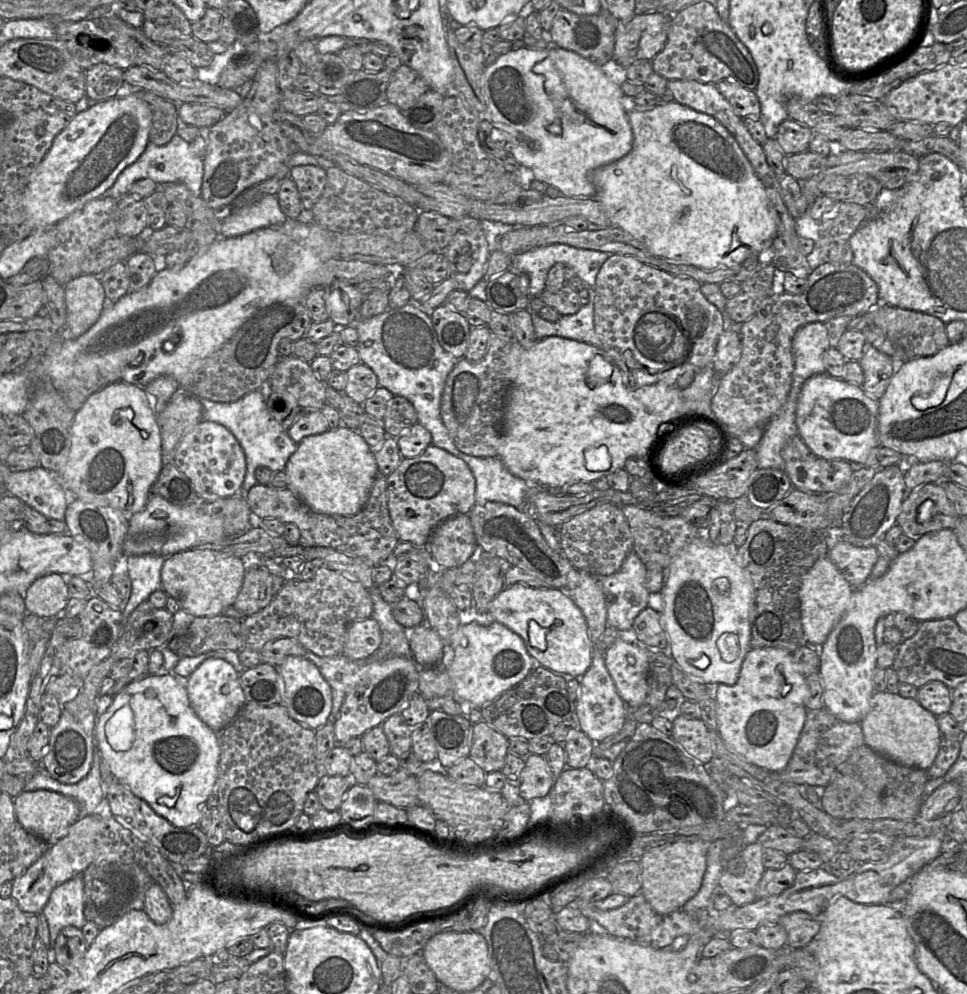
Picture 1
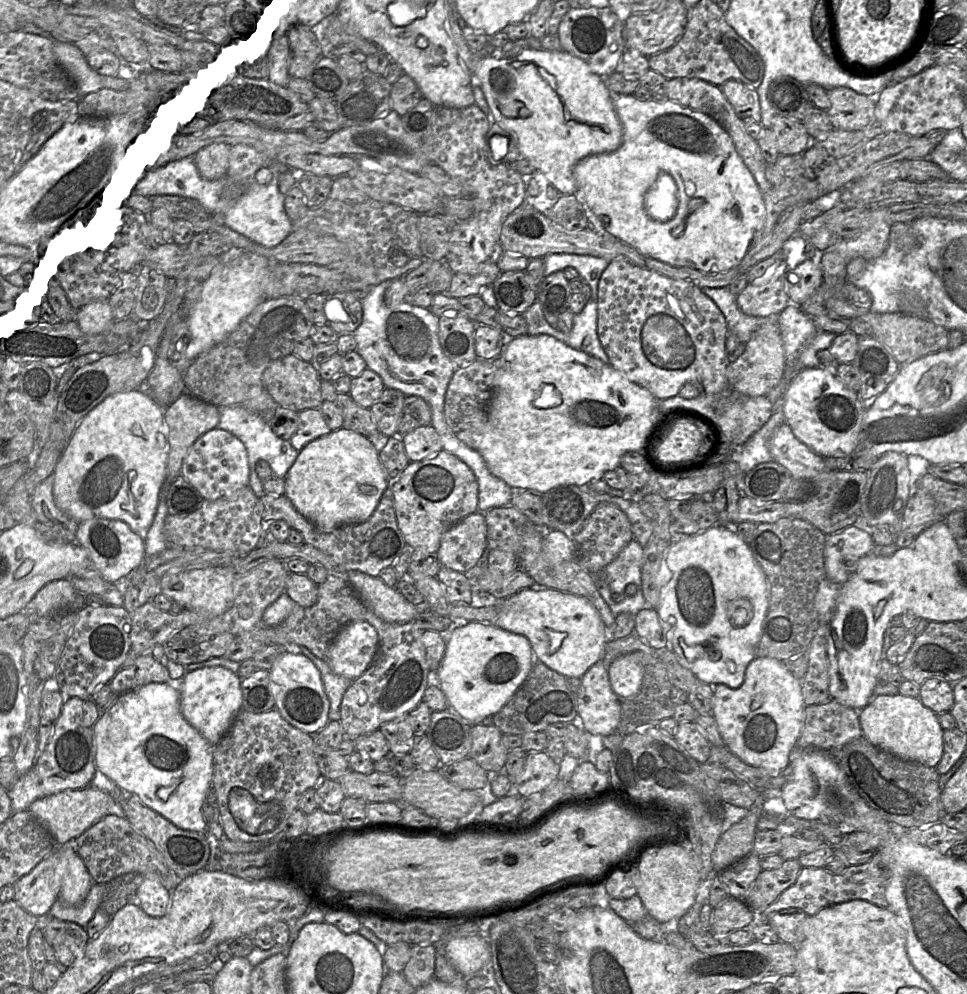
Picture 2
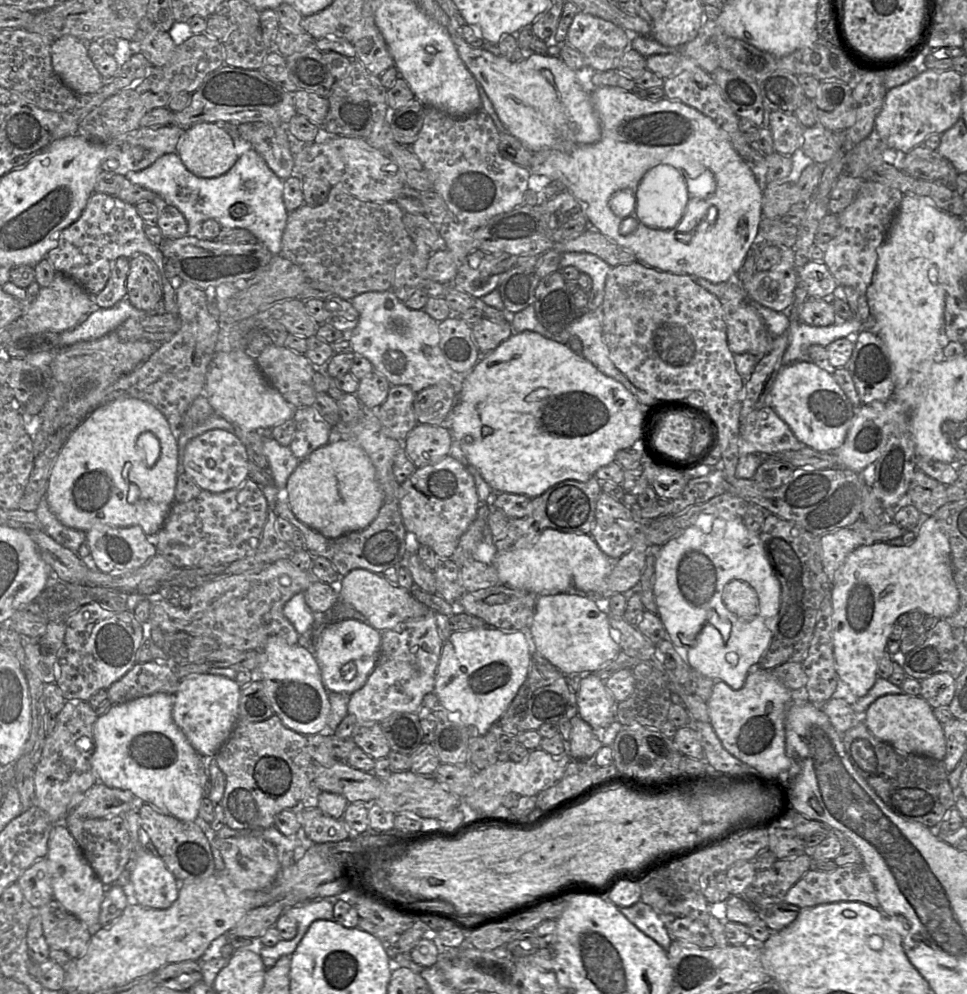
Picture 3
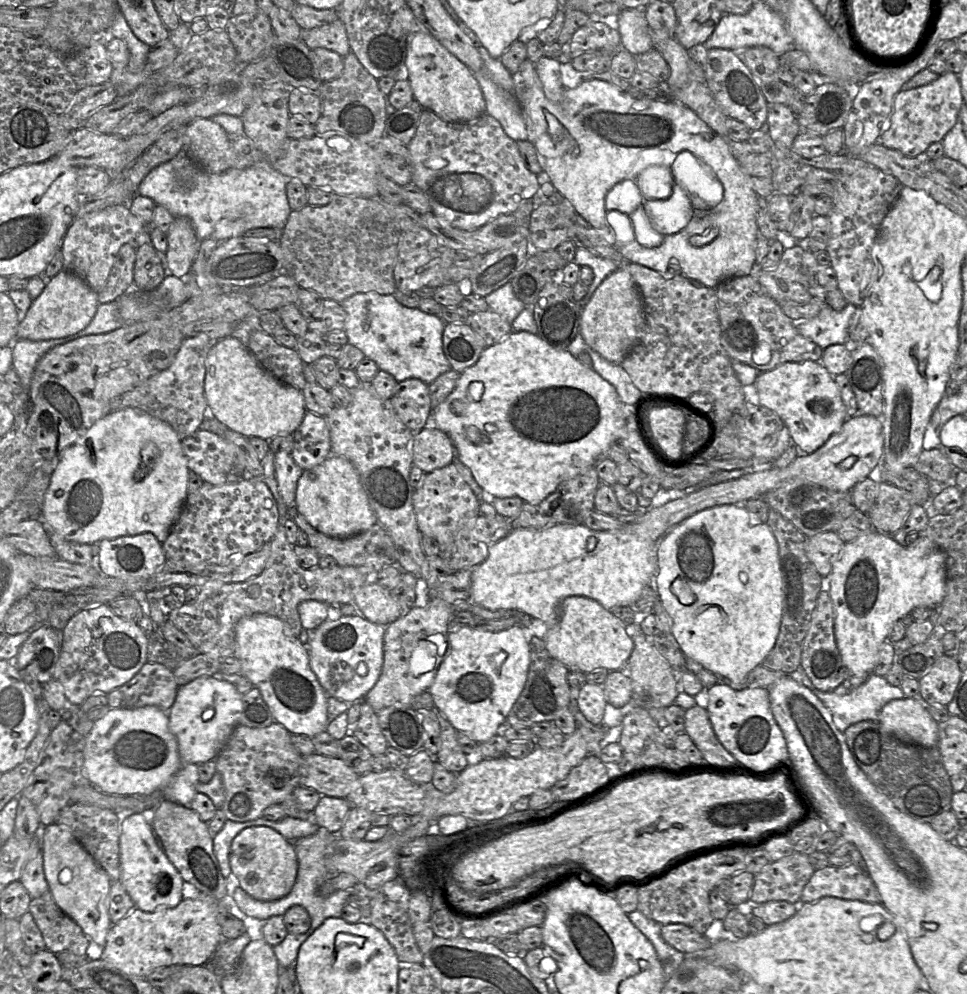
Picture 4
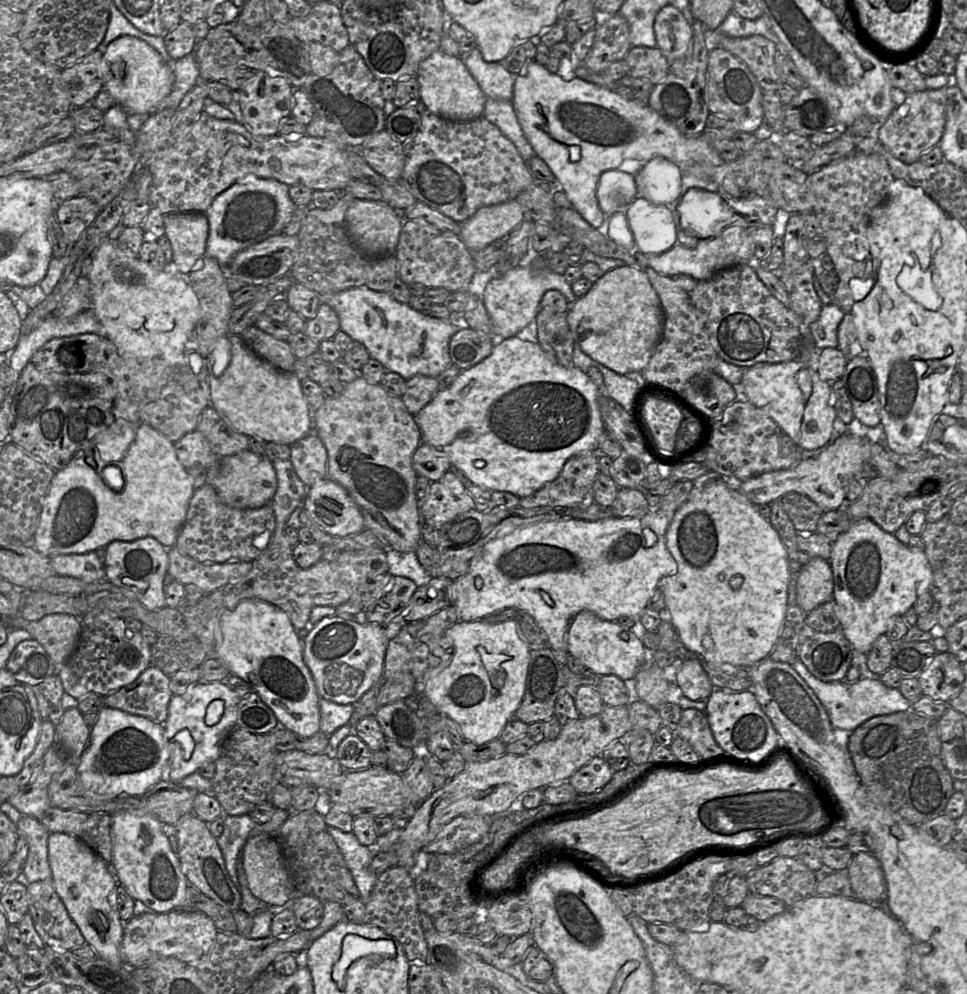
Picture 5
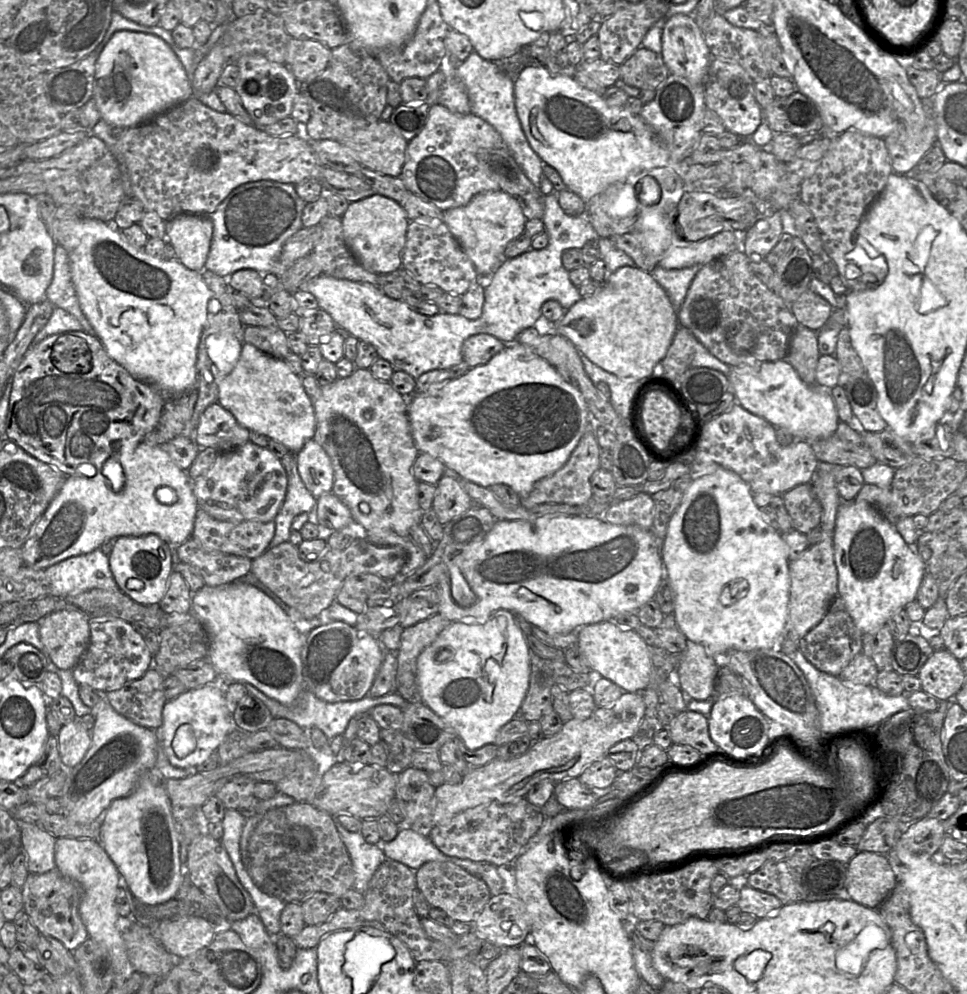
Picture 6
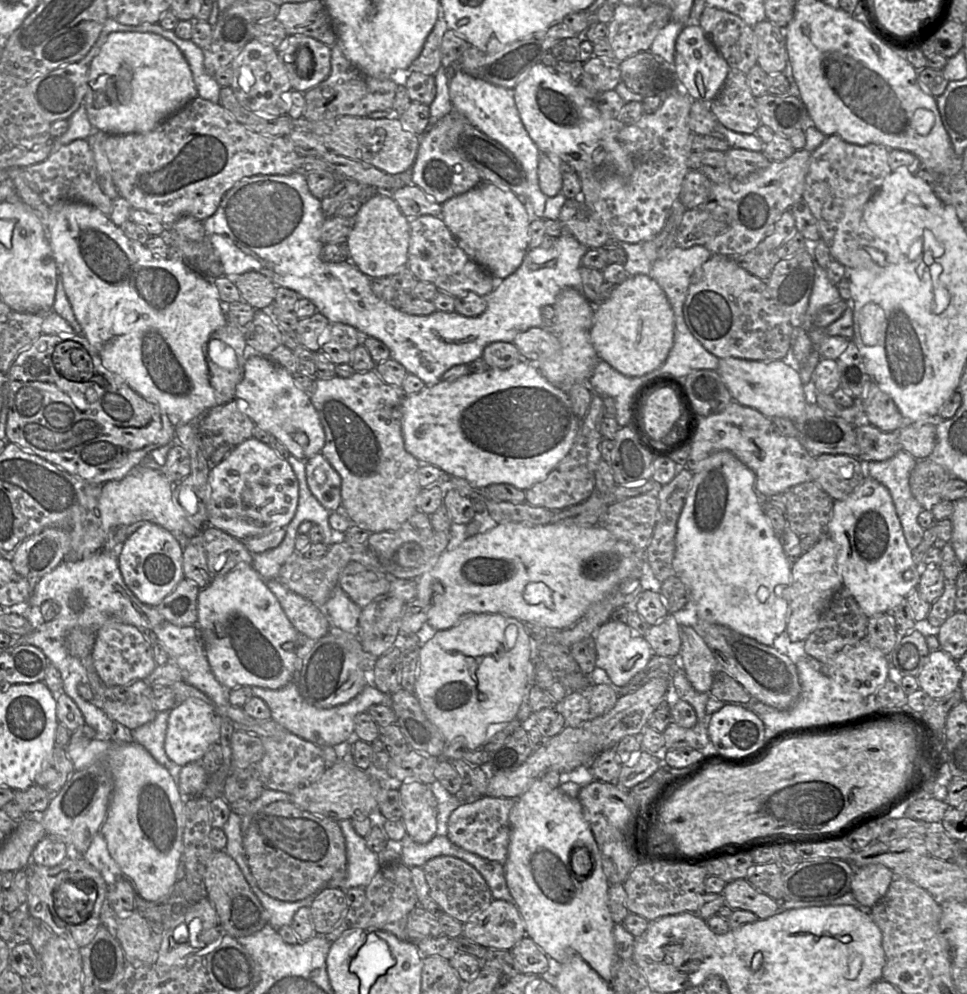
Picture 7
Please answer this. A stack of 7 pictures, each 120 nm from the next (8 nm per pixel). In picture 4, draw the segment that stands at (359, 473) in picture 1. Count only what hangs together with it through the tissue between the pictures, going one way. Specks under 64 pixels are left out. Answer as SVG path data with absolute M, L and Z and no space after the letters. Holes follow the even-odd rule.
M334 454L321 464L303 471L297 483L294 507L313 528L332 538L347 538L365 532L377 523L355 467L348 459Z

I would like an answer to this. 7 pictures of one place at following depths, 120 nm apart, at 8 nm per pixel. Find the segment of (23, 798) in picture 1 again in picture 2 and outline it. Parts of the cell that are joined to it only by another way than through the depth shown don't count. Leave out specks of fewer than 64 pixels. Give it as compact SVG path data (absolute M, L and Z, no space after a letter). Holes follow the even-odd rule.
M95 785L44 796L35 800L28 810L47 828L57 845L63 845L74 840L108 814L124 816L120 805L114 803L109 793L102 787Z

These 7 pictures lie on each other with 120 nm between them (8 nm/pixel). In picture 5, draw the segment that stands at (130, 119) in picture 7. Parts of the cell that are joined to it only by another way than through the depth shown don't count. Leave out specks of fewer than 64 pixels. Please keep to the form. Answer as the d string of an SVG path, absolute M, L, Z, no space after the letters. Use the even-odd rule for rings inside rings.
M121 36L107 47L102 59L103 90L106 90L128 114L151 115L170 94L175 76L161 55L145 41Z

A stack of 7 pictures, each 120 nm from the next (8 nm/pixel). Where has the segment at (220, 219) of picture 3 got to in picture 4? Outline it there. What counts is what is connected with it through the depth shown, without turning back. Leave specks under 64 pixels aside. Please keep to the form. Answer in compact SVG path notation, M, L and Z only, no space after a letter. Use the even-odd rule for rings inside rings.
M170 160L155 167L144 177L137 194L151 198L156 205L164 206L174 217L187 218L200 242L211 238L220 243L230 238L242 237L246 231L254 228L283 229L292 211L287 198L286 183L287 179L271 165L254 165L245 169L229 169L221 174L199 172L193 187L183 187L176 178Z

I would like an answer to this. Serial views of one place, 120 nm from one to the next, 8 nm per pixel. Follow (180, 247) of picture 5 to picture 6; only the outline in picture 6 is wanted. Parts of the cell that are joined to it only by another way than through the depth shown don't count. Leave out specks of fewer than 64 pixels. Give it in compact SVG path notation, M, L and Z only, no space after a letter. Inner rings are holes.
M179 214L166 221L166 241L174 247L177 259L188 269L202 272L209 253L213 224L209 215Z

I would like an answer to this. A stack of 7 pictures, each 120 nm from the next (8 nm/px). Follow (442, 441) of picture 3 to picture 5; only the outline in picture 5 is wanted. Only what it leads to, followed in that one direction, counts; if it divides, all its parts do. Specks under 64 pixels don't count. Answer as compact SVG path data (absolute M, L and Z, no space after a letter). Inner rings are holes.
M424 442L415 450L412 461L415 472L432 482L439 480L452 466L441 452Z

